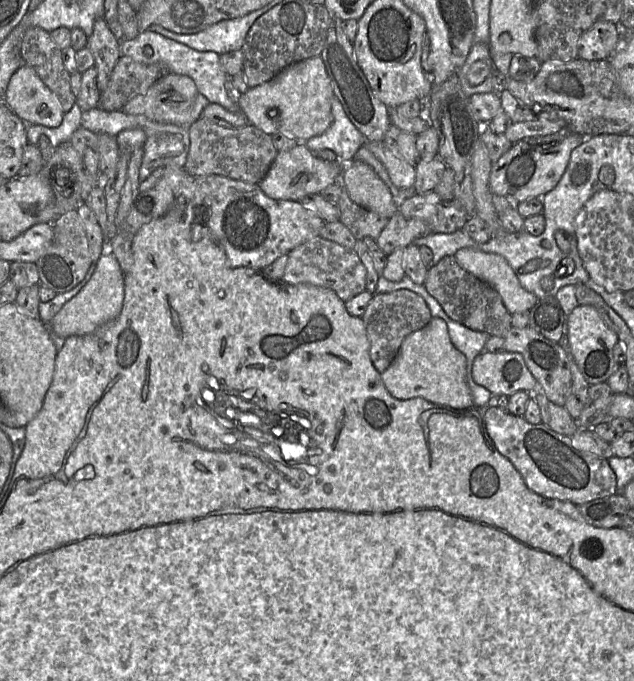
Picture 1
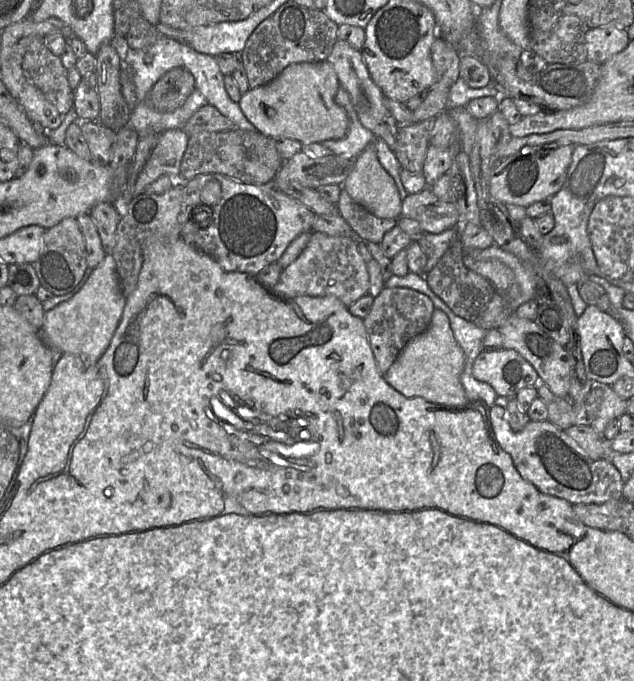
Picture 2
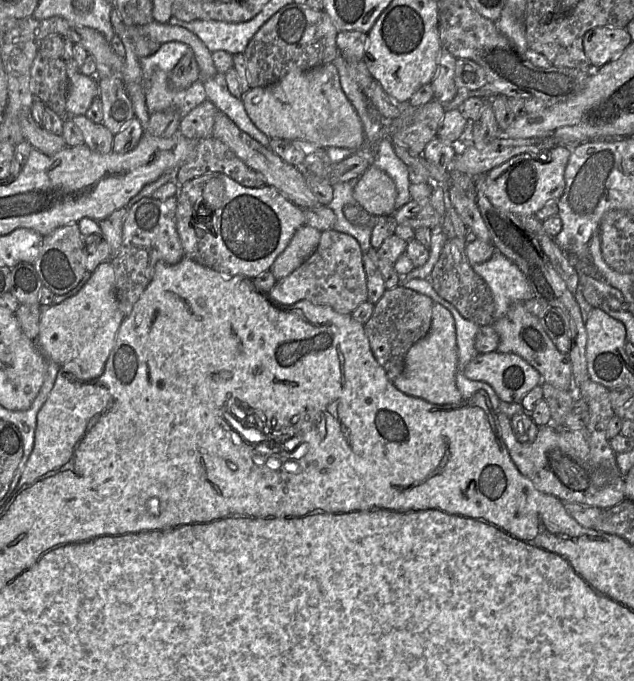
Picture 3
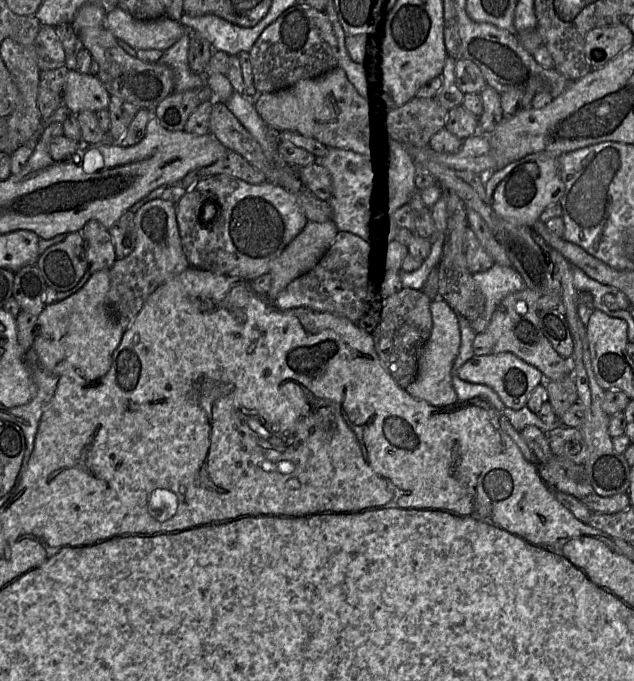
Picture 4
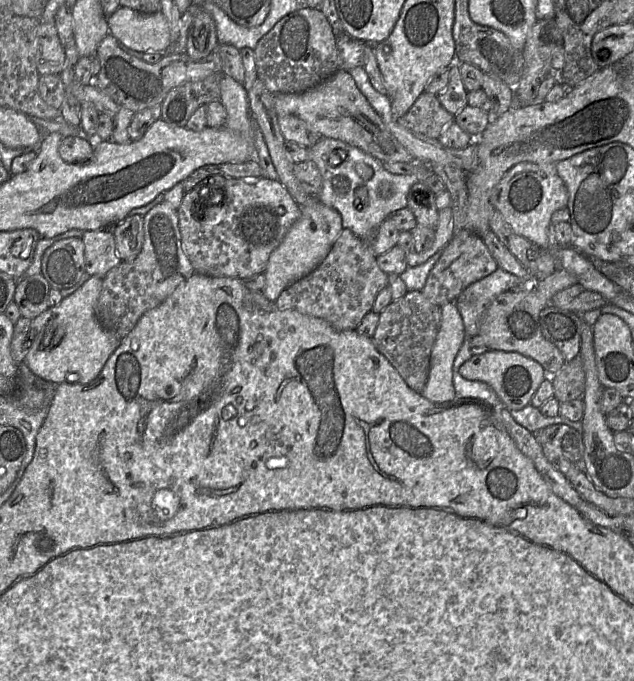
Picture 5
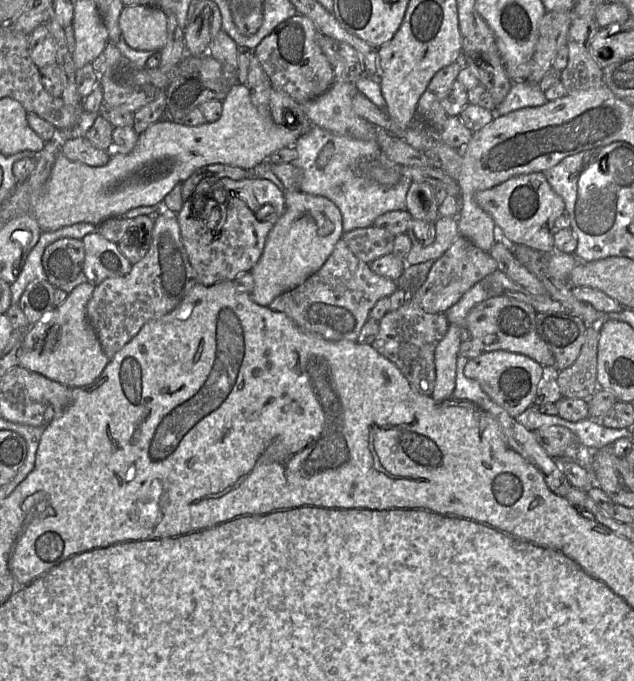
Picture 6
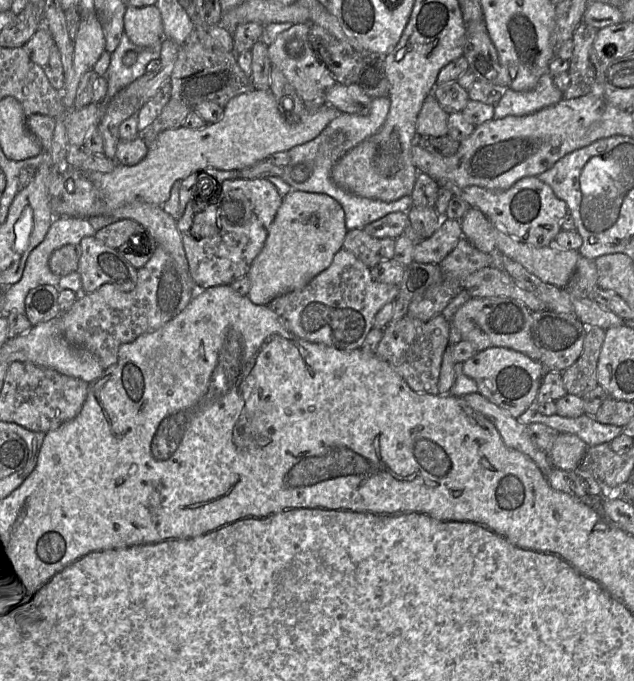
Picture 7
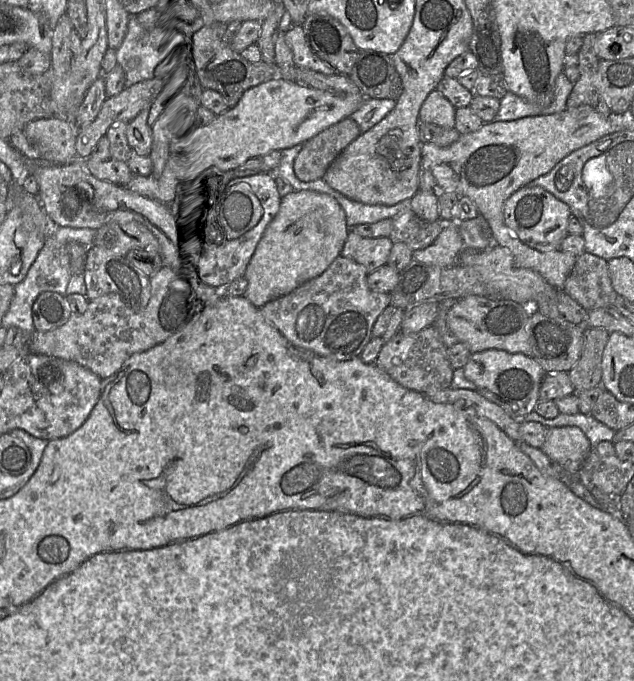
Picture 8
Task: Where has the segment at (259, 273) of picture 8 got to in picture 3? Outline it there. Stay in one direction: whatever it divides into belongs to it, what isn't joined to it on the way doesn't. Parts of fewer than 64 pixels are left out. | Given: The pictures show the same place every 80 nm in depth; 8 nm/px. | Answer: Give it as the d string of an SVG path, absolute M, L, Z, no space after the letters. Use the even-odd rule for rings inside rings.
M307 224L295 232L288 246L269 269L277 281L287 277L313 254L319 244L321 233Z

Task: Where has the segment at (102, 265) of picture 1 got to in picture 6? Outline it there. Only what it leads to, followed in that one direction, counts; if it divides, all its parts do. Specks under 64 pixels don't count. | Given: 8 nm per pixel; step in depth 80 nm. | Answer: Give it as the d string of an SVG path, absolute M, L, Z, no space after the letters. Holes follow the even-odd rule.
M87 281L77 286L45 320L28 328L18 350L19 366L69 388L90 385L100 376L110 359L86 316L86 305L94 290L95 286Z

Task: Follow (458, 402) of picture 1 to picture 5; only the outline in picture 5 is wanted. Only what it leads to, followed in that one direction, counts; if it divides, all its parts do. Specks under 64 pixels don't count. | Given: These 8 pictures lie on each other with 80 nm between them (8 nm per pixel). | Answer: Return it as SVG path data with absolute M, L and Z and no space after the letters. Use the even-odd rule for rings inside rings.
M455 302L441 306L441 324L430 355L427 383L421 395L434 403L455 398L453 363L464 341L465 329Z

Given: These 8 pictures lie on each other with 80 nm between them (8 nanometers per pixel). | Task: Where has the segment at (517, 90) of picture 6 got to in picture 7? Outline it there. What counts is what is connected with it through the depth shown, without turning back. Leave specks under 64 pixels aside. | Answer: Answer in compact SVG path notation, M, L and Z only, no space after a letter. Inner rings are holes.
M545 73L534 89L530 91L515 91L510 88L504 90L501 100L495 105L494 120L507 116L523 116L553 106L563 99L563 92L554 84L554 77Z

